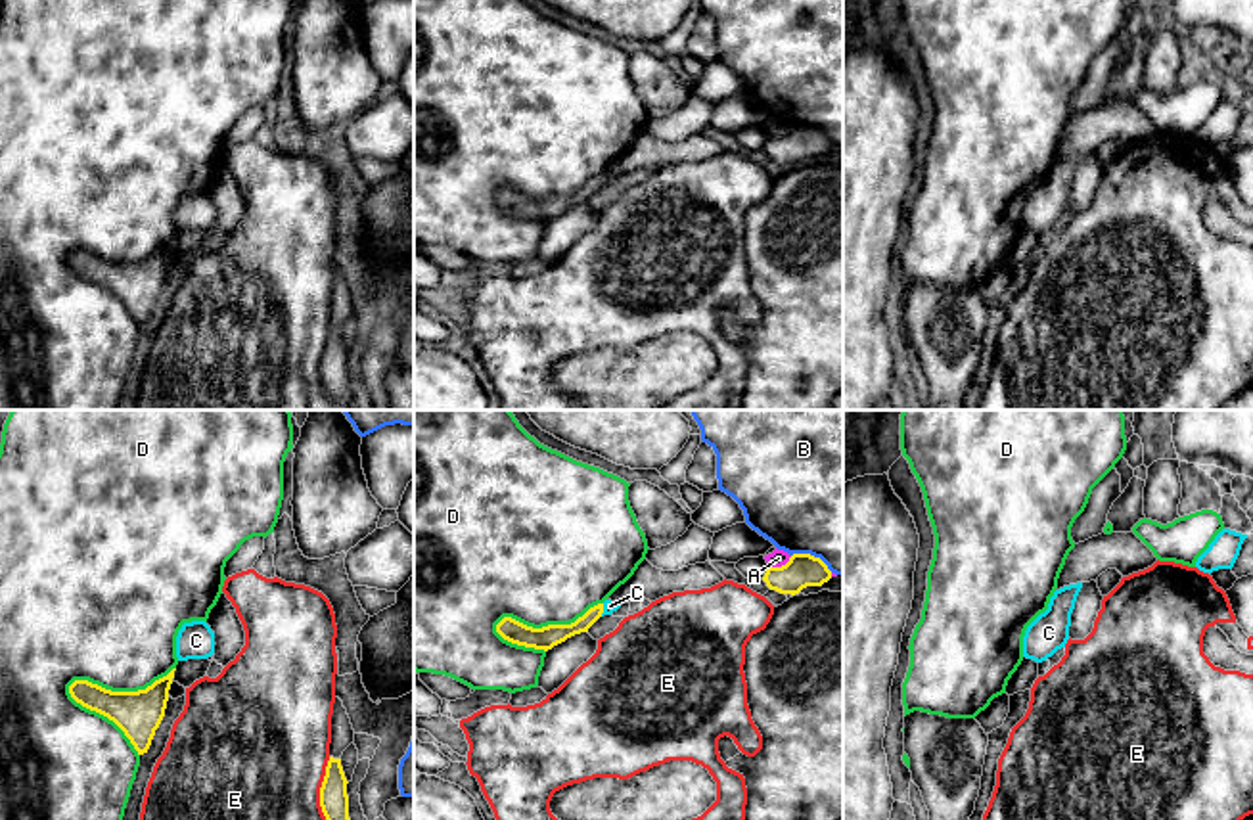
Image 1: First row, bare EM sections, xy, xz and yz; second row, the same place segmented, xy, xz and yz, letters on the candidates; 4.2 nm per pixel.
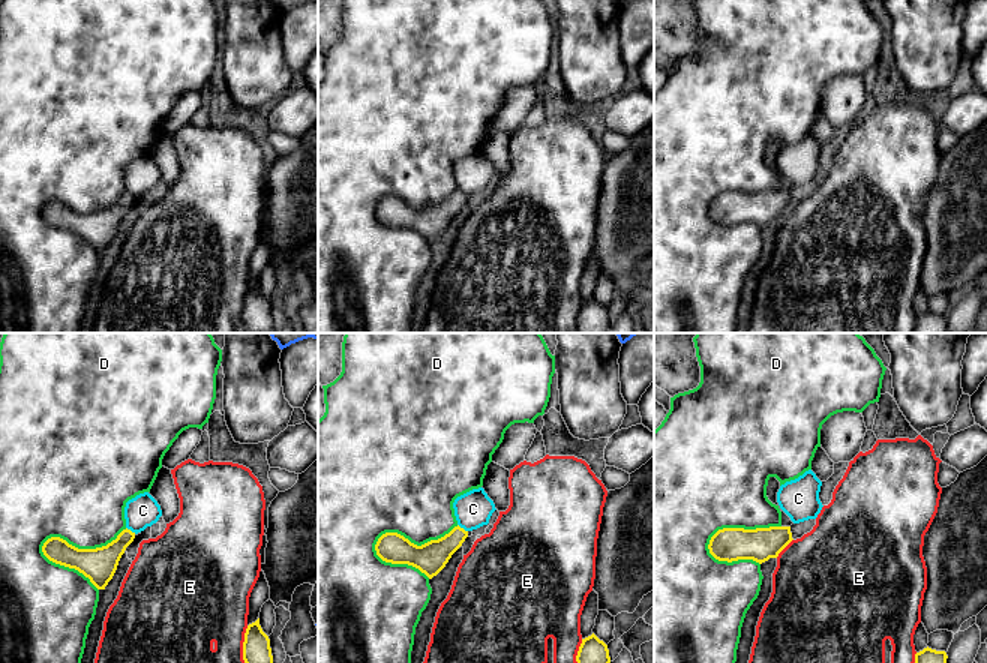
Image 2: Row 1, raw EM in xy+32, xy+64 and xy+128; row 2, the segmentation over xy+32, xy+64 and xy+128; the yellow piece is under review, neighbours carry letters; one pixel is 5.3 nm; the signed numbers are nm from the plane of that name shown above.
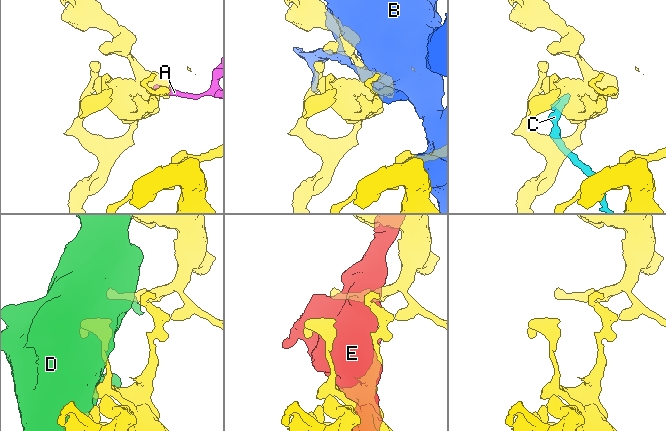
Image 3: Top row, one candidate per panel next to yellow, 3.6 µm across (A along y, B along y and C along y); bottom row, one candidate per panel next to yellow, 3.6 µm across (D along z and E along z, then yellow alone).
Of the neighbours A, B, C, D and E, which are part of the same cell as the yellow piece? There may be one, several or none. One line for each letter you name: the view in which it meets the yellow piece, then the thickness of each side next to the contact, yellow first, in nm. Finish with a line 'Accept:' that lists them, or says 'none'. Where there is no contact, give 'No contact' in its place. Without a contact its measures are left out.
Accept: none

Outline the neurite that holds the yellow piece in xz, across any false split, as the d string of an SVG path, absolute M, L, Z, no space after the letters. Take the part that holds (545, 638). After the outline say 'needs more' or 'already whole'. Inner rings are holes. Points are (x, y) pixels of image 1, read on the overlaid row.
M598 604L571 625L548 625L542 628L533 628L512 617L504 617L496 625L496 632L512 644L548 651L575 634L588 632L602 613L604 604Z | already whole

